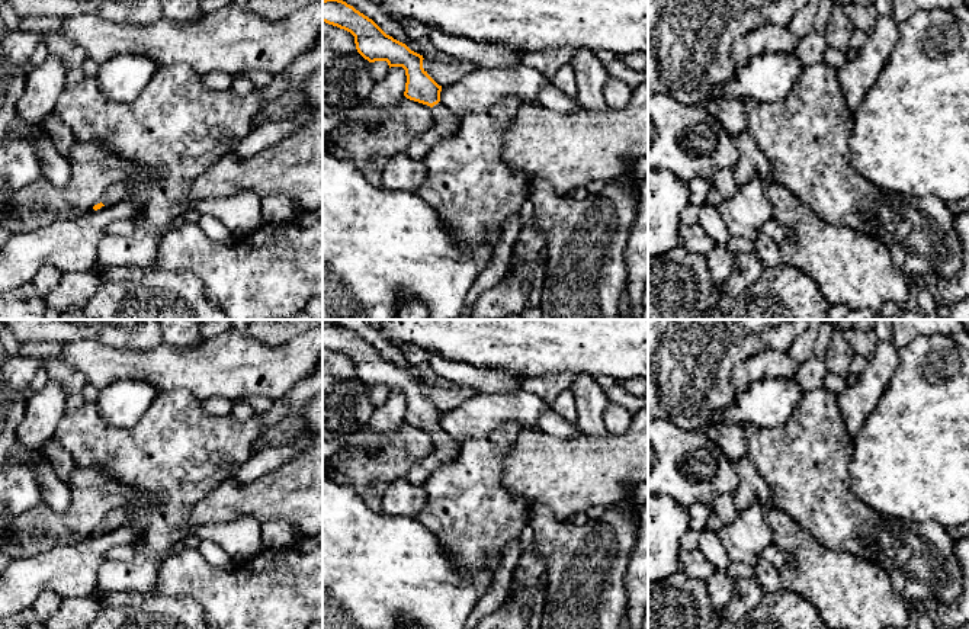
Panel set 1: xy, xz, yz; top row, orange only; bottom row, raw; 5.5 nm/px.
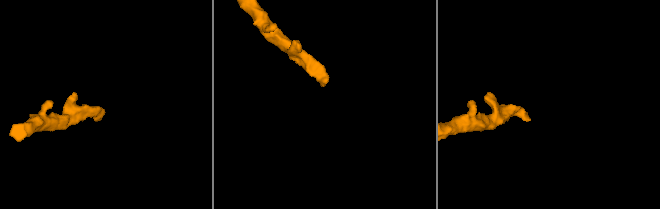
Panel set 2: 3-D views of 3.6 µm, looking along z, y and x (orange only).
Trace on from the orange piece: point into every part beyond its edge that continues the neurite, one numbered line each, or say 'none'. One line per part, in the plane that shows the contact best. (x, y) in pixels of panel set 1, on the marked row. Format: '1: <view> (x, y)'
1: xz (445, 124)

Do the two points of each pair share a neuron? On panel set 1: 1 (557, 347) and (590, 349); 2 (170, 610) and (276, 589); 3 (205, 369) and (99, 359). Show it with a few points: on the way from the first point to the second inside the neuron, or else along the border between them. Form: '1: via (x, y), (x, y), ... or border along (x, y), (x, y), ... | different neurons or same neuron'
1: via (565, 347), (581, 347) | same neuron
2: border along (166, 596), (191, 596), (204, 613) | different neurons
3: via (179, 369), (140, 366), (134, 362), (125, 362) | same neuron

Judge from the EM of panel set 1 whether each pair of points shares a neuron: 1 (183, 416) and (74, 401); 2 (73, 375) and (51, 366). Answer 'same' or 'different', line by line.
1: different
2: same

